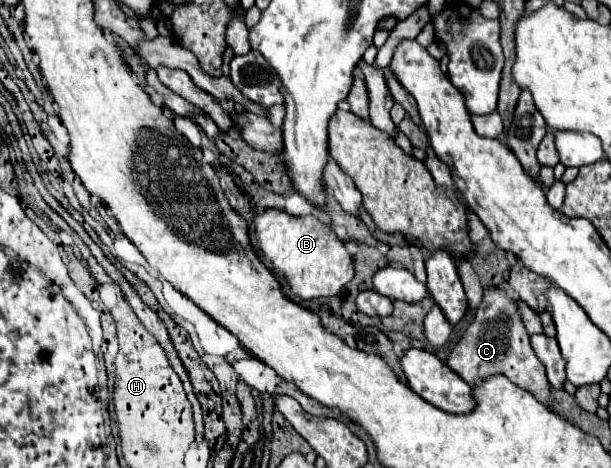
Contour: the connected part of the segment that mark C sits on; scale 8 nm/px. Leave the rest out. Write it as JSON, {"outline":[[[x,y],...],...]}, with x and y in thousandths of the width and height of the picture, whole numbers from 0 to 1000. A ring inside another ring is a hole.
{"outline":[[[795,615],[792,620],[792,637],[789,637],[789,650],[782,654],[779,679],[766,697],[756,726],[736,752],[733,782],[769,825],[789,816],[789,808],[795,808],[795,803],[825,799],[841,821],[867,833],[894,868],[900,868],[900,859],[903,859],[890,782],[884,778],[884,769],[877,765],[877,756],[867,739],[867,718],[848,675],[845,641],[835,637],[818,615]]]}

